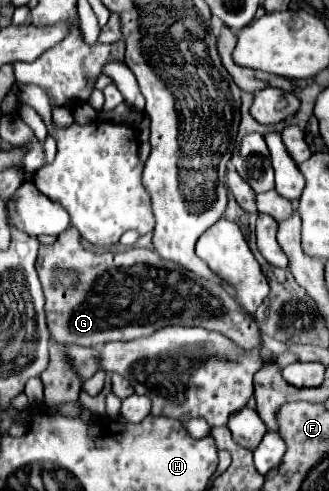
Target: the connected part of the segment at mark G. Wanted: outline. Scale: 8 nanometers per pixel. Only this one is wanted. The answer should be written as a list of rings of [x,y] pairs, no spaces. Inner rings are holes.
[[[69,227],[53,245],[39,247],[35,269],[47,299],[47,327],[57,343],[101,347],[111,341],[147,337],[167,325],[187,325],[219,331],[243,349],[261,347],[253,317],[239,309],[227,289],[161,259],[153,249],[131,247],[121,253],[93,253],[81,245],[79,231]],[[59,271],[75,273],[75,283],[71,287],[63,285]]]

